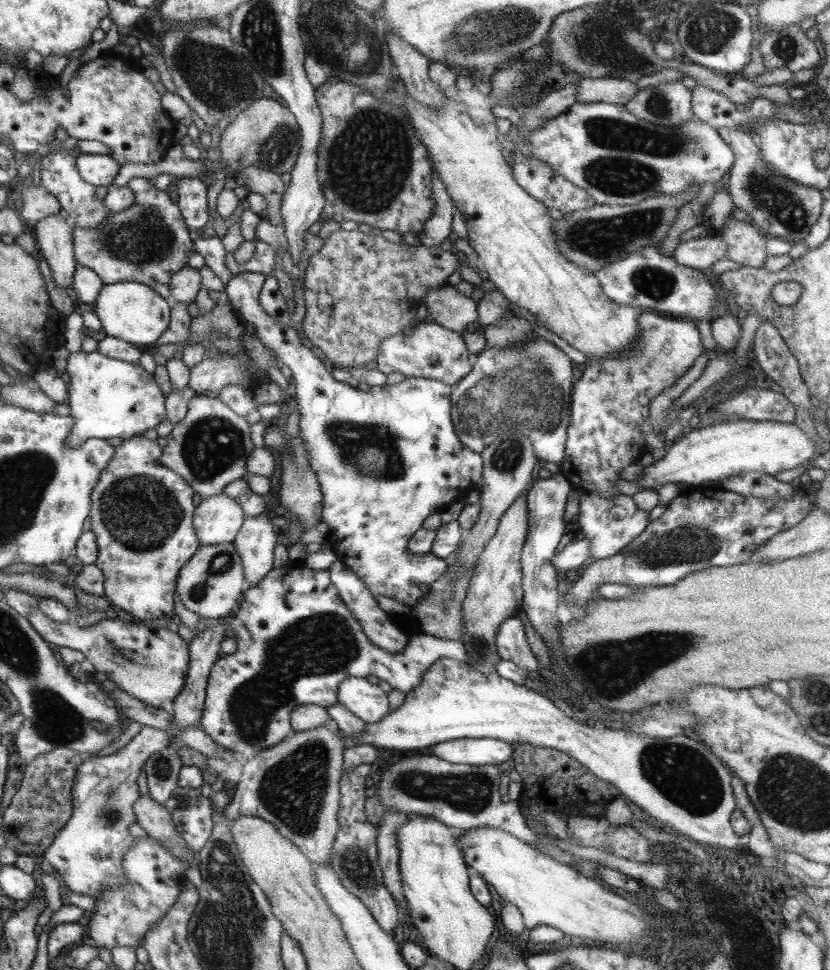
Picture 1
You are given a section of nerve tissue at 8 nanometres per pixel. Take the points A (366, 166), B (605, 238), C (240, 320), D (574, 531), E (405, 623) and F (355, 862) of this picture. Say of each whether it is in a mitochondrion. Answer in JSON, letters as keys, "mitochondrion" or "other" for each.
{"A":"mitochondrion","B":"mitochondrion","C":"other","D":"other","E":"other","F":"mitochondrion"}

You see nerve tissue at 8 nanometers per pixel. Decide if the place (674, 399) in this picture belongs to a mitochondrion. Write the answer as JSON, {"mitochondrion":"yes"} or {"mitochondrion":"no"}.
{"mitochondrion":"no"}

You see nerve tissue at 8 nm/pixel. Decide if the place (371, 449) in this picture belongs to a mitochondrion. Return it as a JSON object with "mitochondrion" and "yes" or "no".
{"mitochondrion":"yes"}

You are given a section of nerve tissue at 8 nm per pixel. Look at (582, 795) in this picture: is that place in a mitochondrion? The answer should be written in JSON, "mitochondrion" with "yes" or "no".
{"mitochondrion":"no"}

